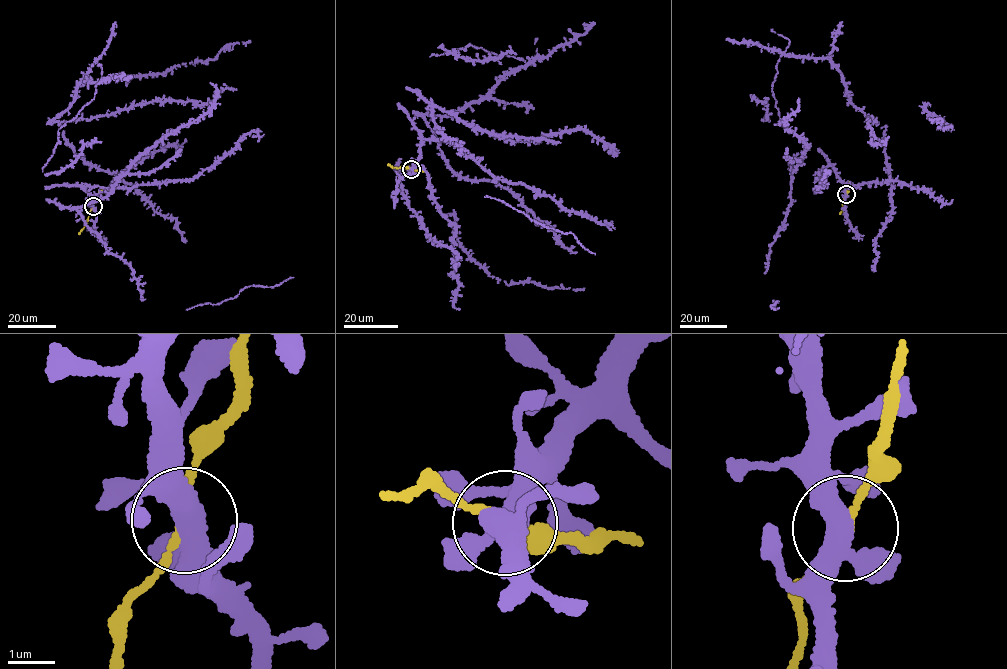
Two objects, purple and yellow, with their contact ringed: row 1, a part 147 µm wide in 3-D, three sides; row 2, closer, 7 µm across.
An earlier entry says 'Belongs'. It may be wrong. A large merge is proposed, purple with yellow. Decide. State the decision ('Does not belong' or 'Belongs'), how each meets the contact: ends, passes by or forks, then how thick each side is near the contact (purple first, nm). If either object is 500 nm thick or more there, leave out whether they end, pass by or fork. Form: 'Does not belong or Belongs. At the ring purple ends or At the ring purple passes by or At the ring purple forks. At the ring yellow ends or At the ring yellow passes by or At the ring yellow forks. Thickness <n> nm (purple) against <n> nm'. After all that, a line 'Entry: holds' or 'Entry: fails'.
Belongs. At the ring purple forks. At the ring yellow passes by. Thickness 400 nm (purple) against 160 nm
Entry: holds

